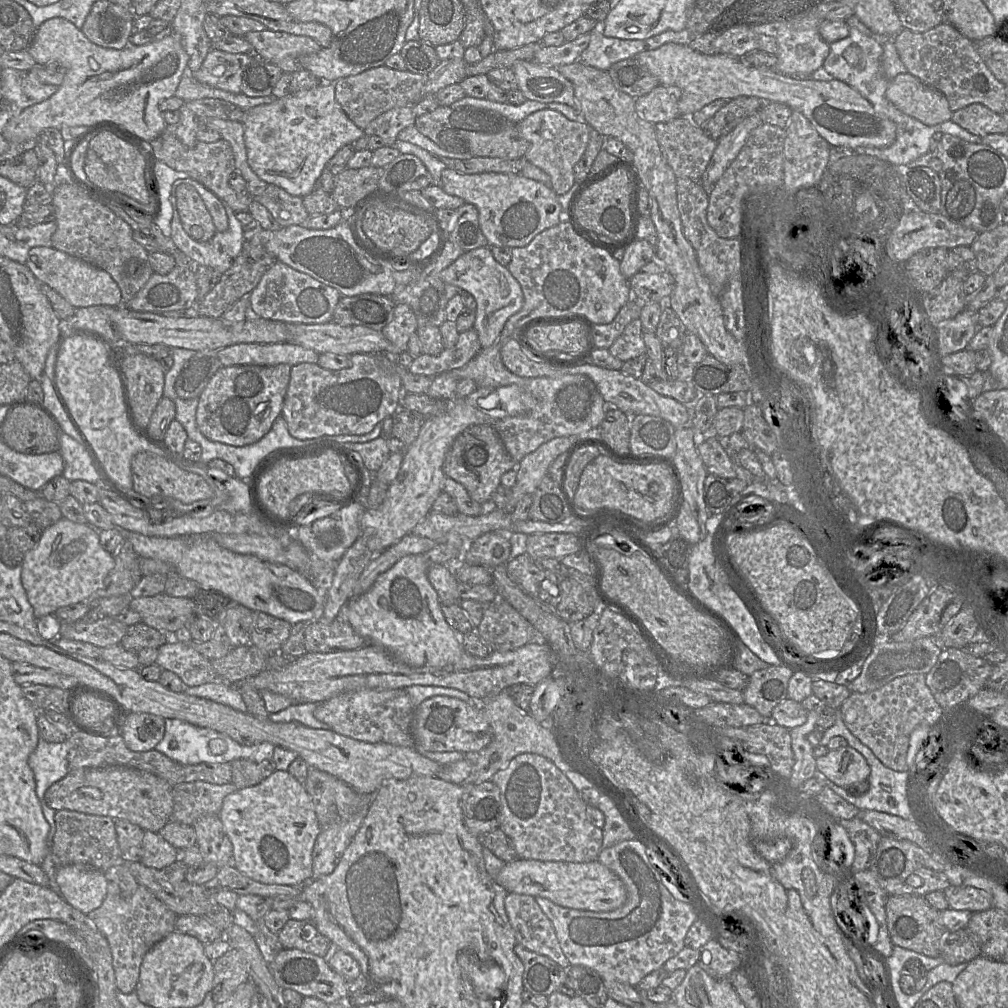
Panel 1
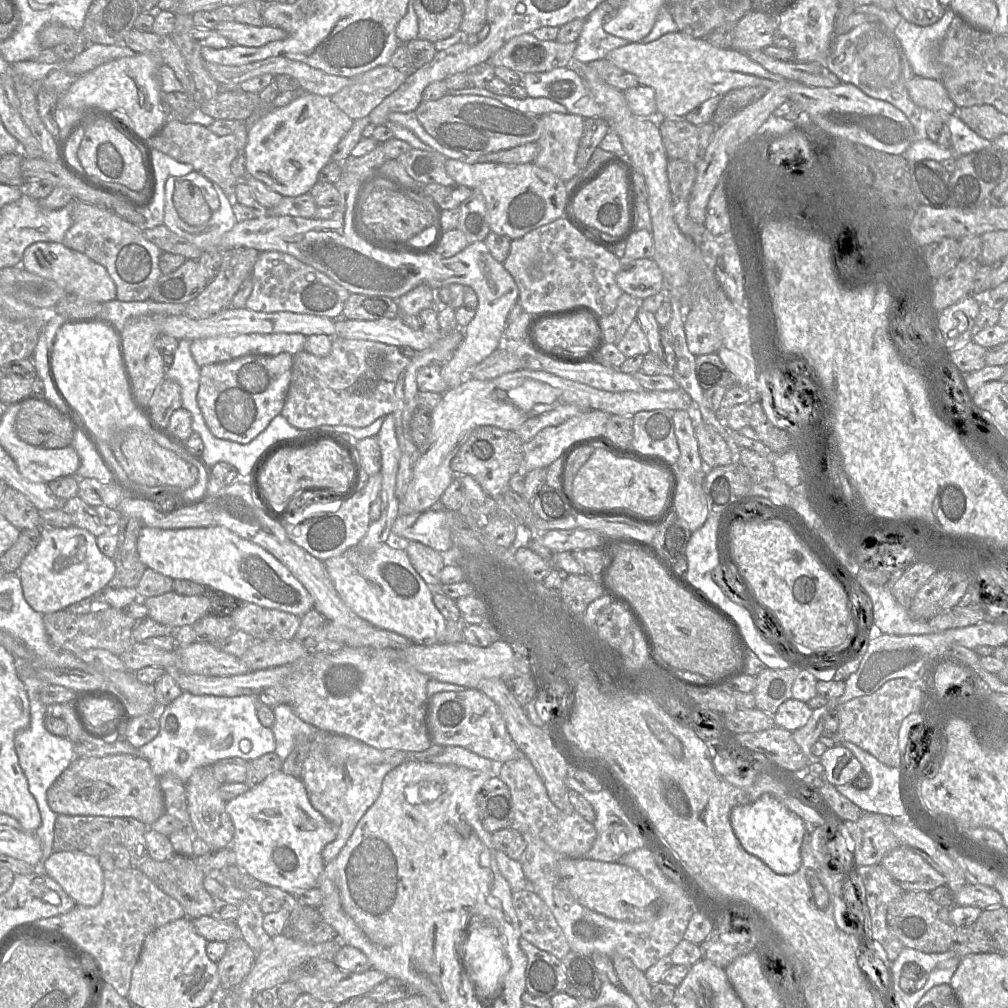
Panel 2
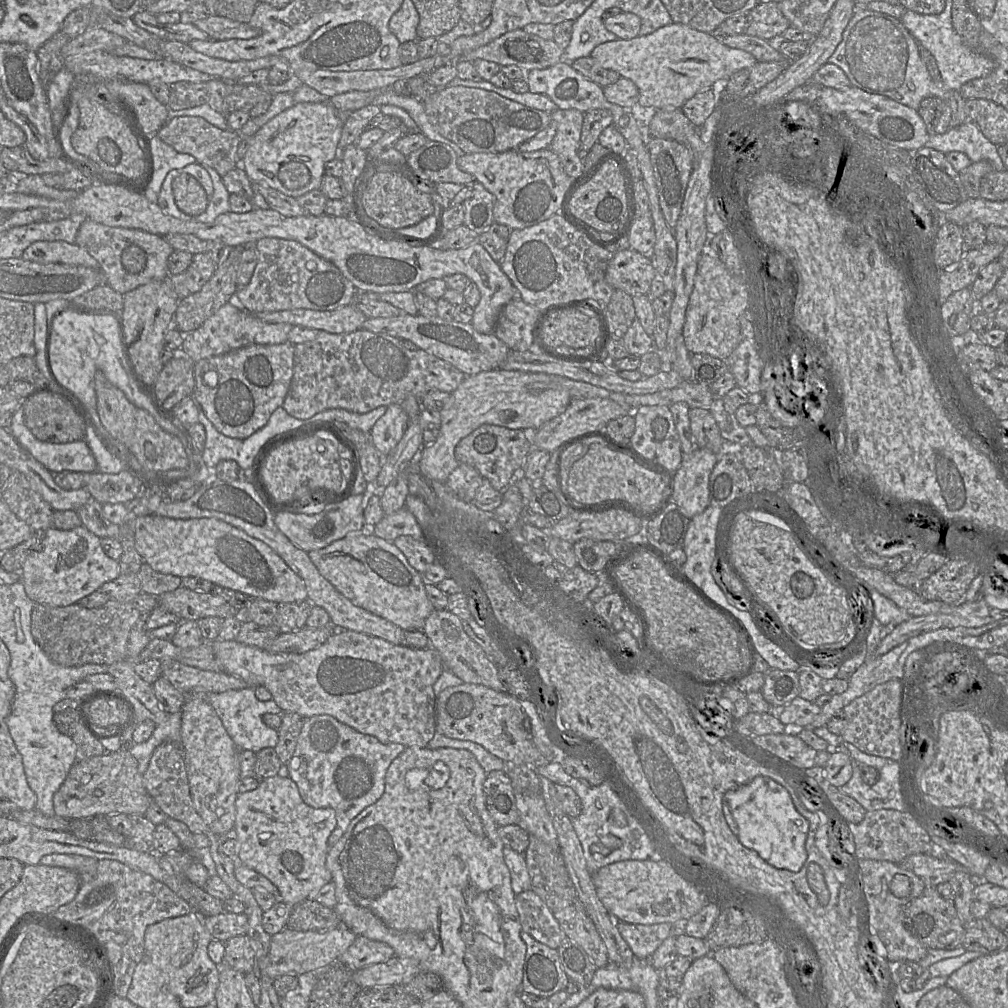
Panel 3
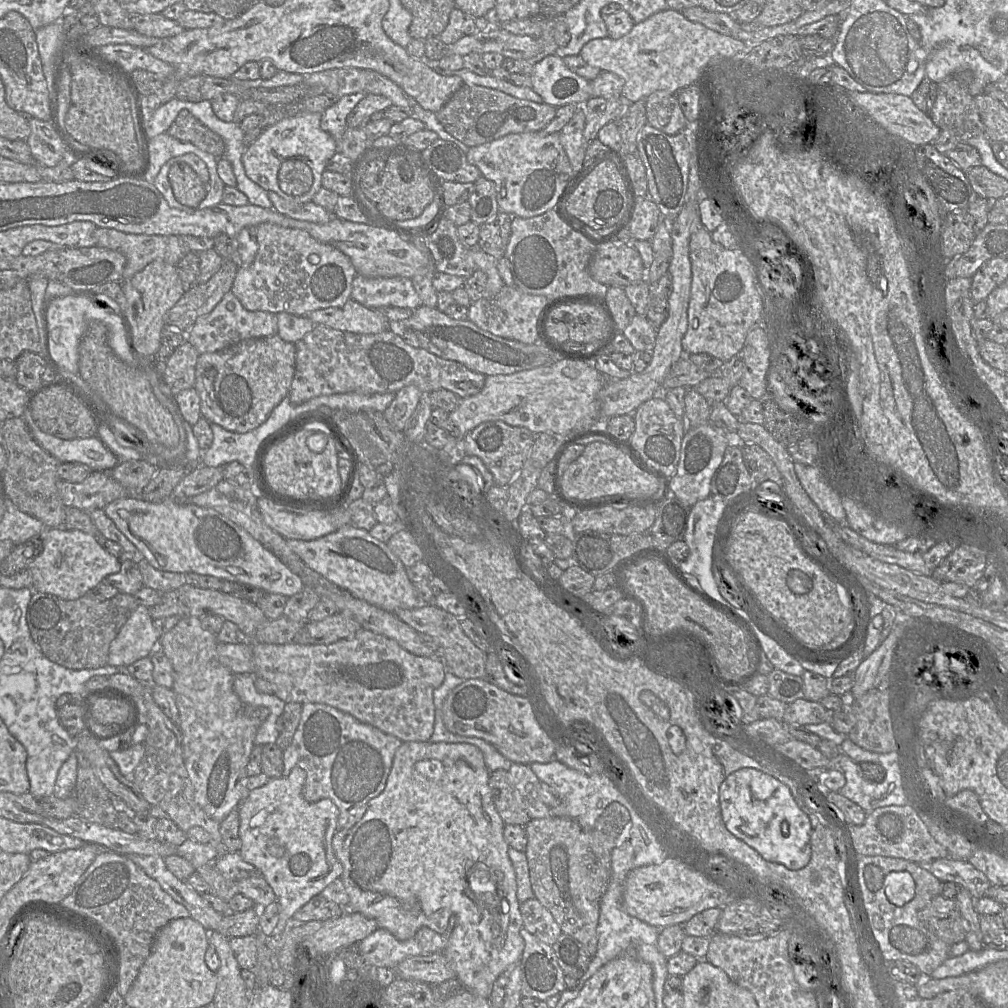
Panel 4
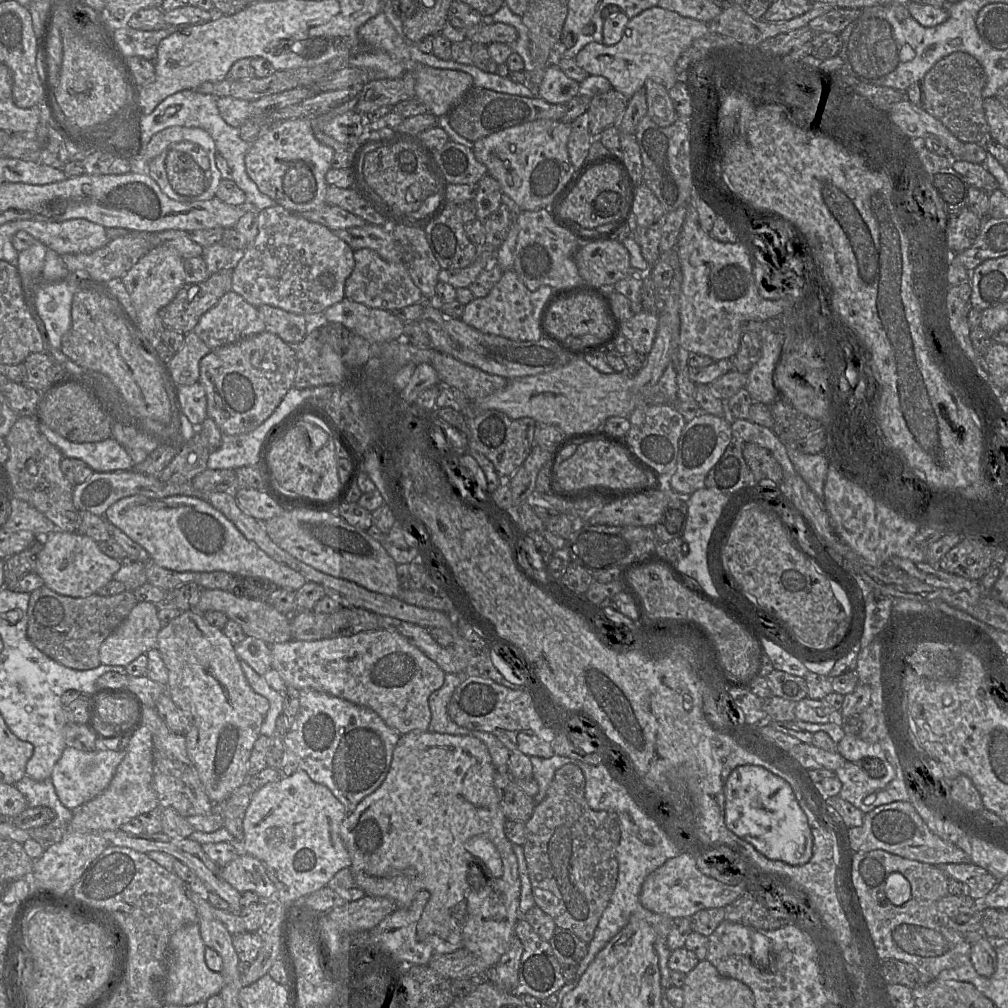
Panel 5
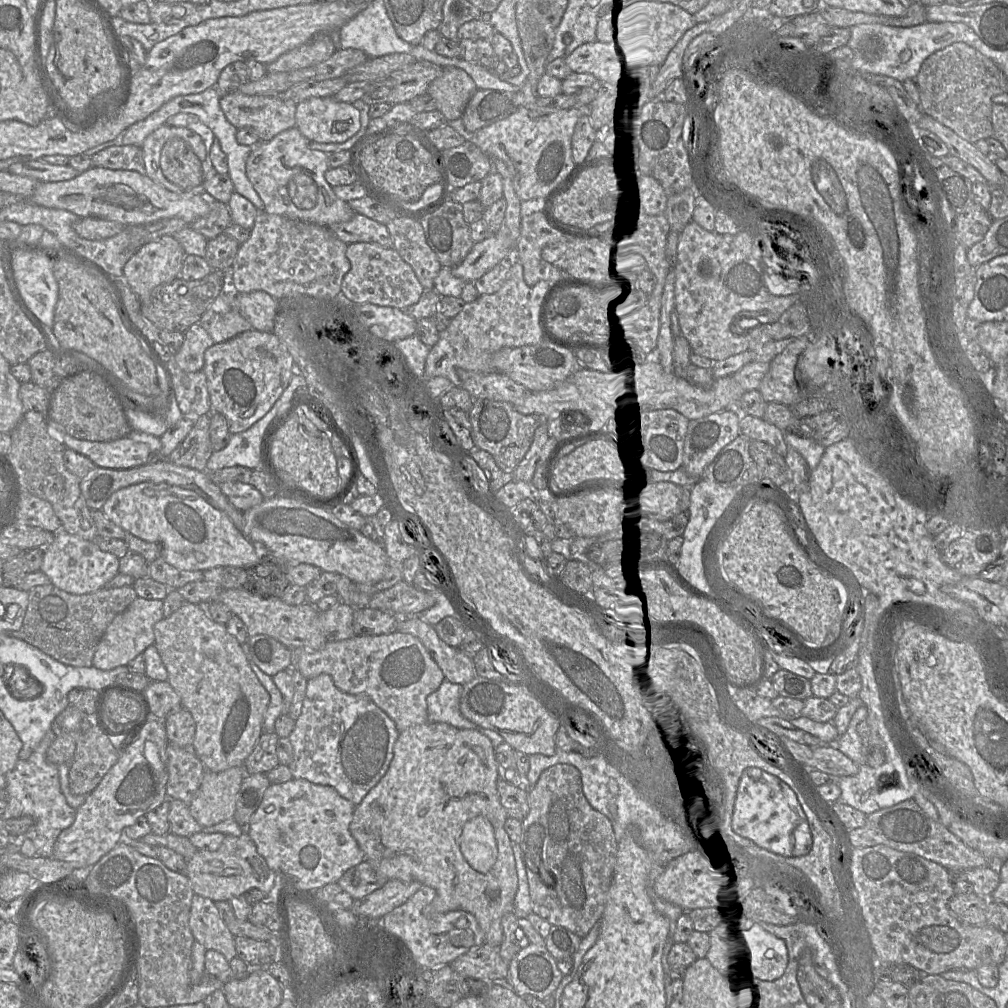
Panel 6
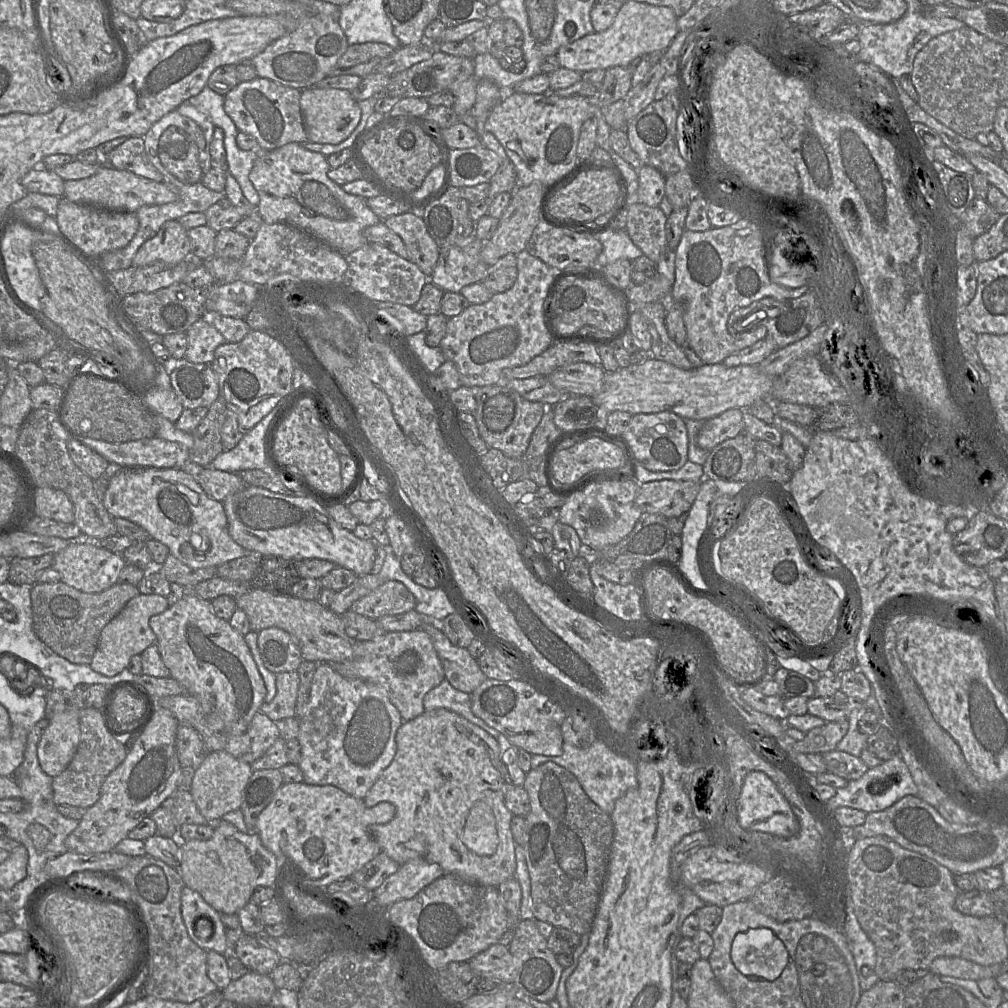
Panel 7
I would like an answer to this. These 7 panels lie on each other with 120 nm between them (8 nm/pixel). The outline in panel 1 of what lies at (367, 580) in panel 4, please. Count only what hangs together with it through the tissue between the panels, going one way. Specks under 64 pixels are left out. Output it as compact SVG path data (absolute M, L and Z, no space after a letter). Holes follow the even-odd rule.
M449 532L445 536L444 542L436 542L436 546L428 552L416 554L416 555L408 555L401 558L398 562L396 562L390 569L385 571L384 573L380 574L376 579L373 586L364 594L351 598L347 604L345 604L339 613L339 618L346 619L348 623L352 626L354 631L358 633L360 636L364 637L365 639L369 640L371 643L384 648L388 653L390 653L393 657L399 660L402 663L405 663L412 667L435 667L435 668L443 668L447 665L453 664L457 662L462 653L464 652L463 647L461 645L461 637L460 635L451 628L448 623L446 622L440 606L440 600L437 595L437 592L431 585L428 577L427 577L427 570L431 564L441 564L445 565L451 559L459 556L464 551L464 563L465 563L465 549L468 542L472 542L473 540L467 540L462 535L457 532Z

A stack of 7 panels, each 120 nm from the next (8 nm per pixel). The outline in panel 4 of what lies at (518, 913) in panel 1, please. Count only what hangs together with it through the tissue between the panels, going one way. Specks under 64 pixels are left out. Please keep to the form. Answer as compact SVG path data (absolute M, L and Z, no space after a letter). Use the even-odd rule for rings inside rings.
M532 898L520 903L523 928L540 941L552 946L562 933L550 911L538 899Z

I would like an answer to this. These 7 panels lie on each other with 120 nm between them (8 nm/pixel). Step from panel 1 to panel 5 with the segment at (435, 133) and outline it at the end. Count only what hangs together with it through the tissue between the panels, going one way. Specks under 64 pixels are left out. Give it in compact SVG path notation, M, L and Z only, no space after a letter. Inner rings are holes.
M472 87L448 113L452 129L469 141L496 133L500 130L540 119L561 120L566 104L552 104L540 97L526 97Z

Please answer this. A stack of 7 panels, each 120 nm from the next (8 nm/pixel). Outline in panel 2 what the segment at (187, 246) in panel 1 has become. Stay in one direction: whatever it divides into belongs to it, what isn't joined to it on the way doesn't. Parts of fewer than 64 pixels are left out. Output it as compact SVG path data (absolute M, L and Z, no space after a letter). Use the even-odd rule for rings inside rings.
M170 176L165 184L165 208L163 224L178 236L195 245L202 252L221 250L221 238L237 223L233 213L233 198L229 198L214 182L213 187L218 195L220 207L213 211L209 221L201 226L190 226L178 215L173 205L173 191L176 176Z

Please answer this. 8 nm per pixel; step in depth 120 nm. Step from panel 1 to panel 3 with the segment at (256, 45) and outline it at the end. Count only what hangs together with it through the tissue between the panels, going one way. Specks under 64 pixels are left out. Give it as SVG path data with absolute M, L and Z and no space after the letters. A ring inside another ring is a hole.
M209 16L193 24L205 32L212 40L251 39L260 34L260 30L248 23L240 23L224 17Z

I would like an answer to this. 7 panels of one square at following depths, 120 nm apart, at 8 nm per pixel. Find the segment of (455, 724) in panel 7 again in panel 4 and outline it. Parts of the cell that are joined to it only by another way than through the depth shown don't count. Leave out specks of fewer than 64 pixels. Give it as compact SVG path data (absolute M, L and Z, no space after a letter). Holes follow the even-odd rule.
M430 741L403 742L395 752L392 768L384 790L361 807L342 829L338 829L332 840L335 855L343 866L341 878L350 898L347 910L359 912L368 918L376 920L378 928L388 930L401 941L412 938L422 927L429 928L440 935L444 934L448 926L449 917L454 914L456 916L456 925L443 950L443 954L451 964L456 977L464 984L466 989L486 999L489 999L493 984L499 975L511 964L520 963L524 949L524 940L520 935L523 920L520 912L520 902L517 898L516 873L508 855L510 846L503 834L505 823L492 800L492 792L488 784L490 773L485 764L482 751L473 744L433 743ZM477 868L488 868L490 871L501 870L504 874L503 880L501 882L490 882L492 879Z

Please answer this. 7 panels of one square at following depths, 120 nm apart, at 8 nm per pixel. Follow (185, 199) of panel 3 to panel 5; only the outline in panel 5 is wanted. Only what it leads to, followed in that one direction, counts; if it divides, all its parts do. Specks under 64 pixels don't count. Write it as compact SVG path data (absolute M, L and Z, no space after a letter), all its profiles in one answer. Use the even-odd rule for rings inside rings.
M168 150L165 166L168 181L178 194L194 197L206 190L204 171L189 154Z

